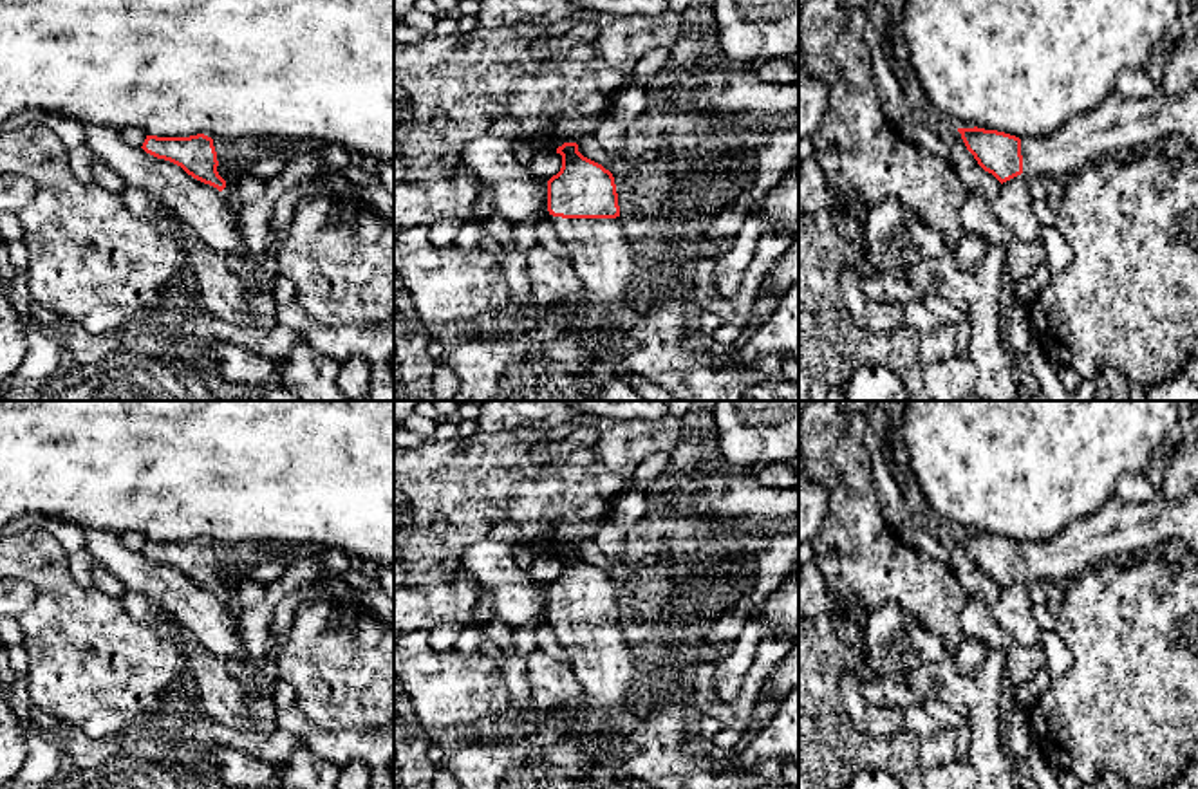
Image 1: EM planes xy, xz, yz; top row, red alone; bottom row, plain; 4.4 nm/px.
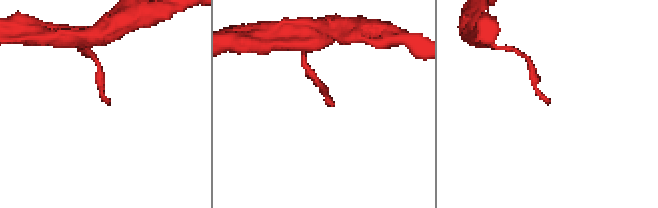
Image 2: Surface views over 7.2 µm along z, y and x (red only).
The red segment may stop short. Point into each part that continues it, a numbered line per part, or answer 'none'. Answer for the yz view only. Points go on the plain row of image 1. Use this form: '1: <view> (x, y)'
1: yz (1117, 531)

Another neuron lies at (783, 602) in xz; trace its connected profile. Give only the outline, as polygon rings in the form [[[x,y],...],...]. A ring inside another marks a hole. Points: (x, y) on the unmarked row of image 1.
[[[788,574],[764,599],[763,608],[753,610],[752,621],[759,623],[764,632],[777,630],[788,636],[786,654],[763,686],[763,693],[786,697],[799,686],[799,576]]]

